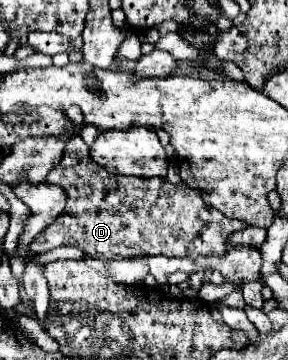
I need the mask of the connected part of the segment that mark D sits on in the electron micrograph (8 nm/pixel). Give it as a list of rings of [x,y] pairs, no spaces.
[[[73,149],[71,153],[65,153],[65,159],[51,169],[47,175],[47,181],[51,185],[59,185],[63,191],[67,191],[67,209],[57,217],[55,223],[51,223],[39,237],[35,237],[33,243],[29,243],[31,253],[43,253],[57,249],[61,245],[79,247],[87,257],[91,259],[119,259],[129,255],[165,255],[165,257],[187,257],[187,259],[199,259],[199,257],[223,257],[227,253],[227,239],[231,233],[241,231],[243,221],[229,219],[207,201],[203,201],[203,193],[199,189],[191,189],[183,183],[171,185],[169,181],[161,177],[125,177],[125,175],[111,175],[101,165],[95,165],[89,155],[79,153],[79,149]]]

